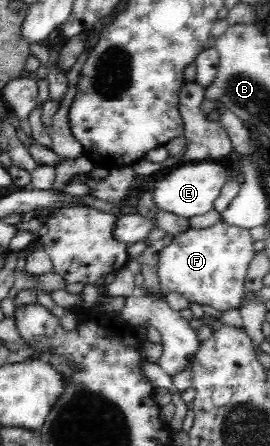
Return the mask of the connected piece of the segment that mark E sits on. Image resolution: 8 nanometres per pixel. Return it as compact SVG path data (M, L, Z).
M183 163L178 165L178 169L174 168L168 177L163 177L154 184L154 189L151 191L152 199L158 210L190 220L198 215L208 214L212 210L214 199L218 197L229 176L229 167L226 164Z

